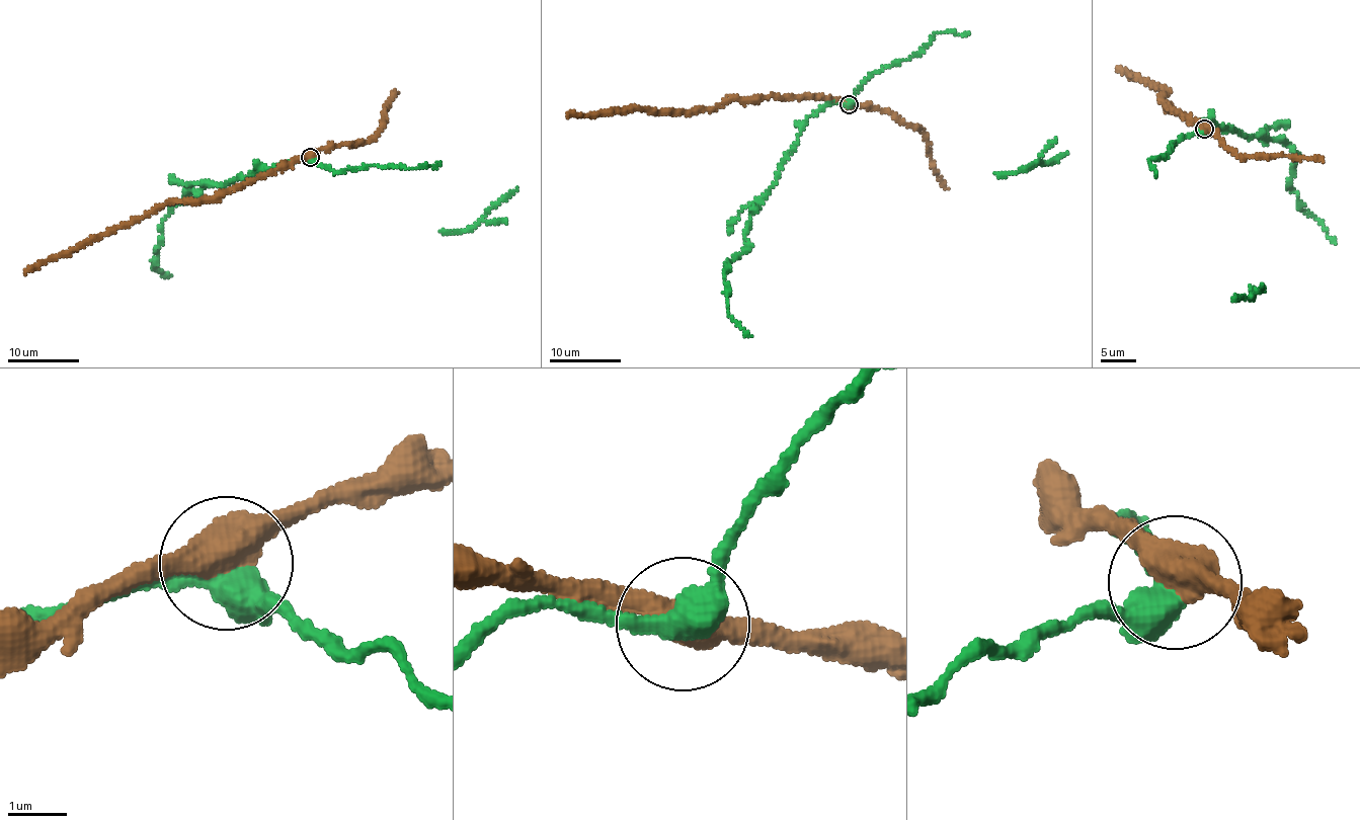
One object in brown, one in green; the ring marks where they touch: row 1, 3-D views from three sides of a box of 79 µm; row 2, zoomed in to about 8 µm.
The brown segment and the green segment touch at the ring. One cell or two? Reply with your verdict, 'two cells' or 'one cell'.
two cells

